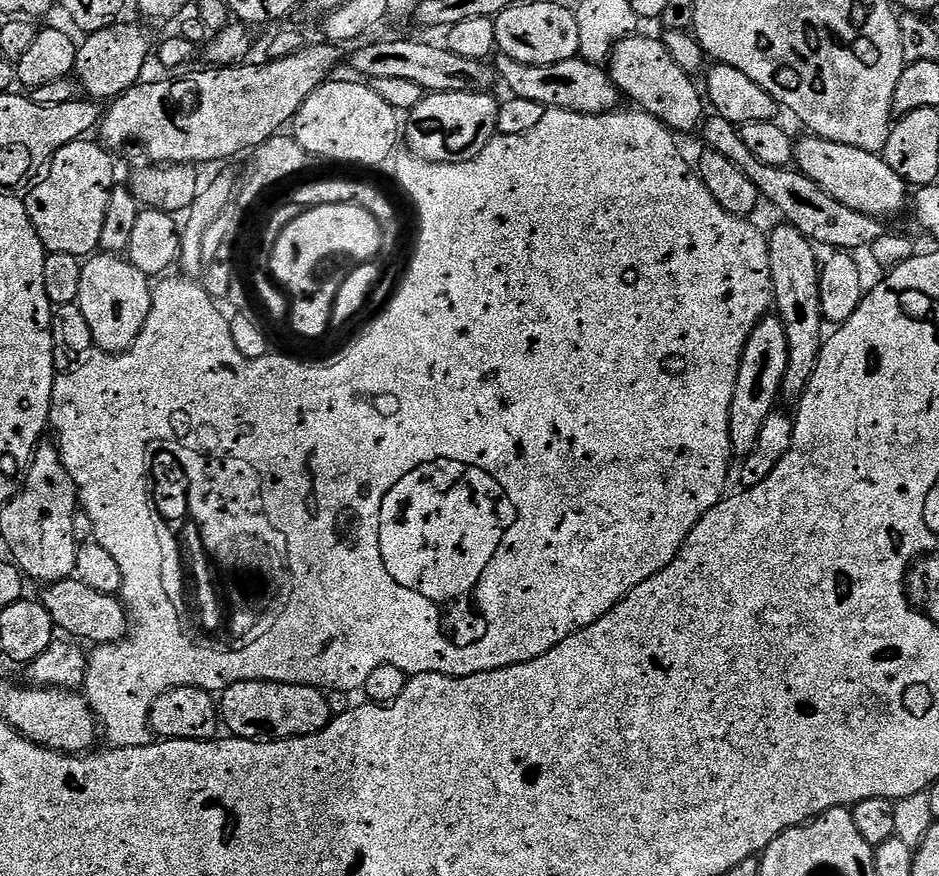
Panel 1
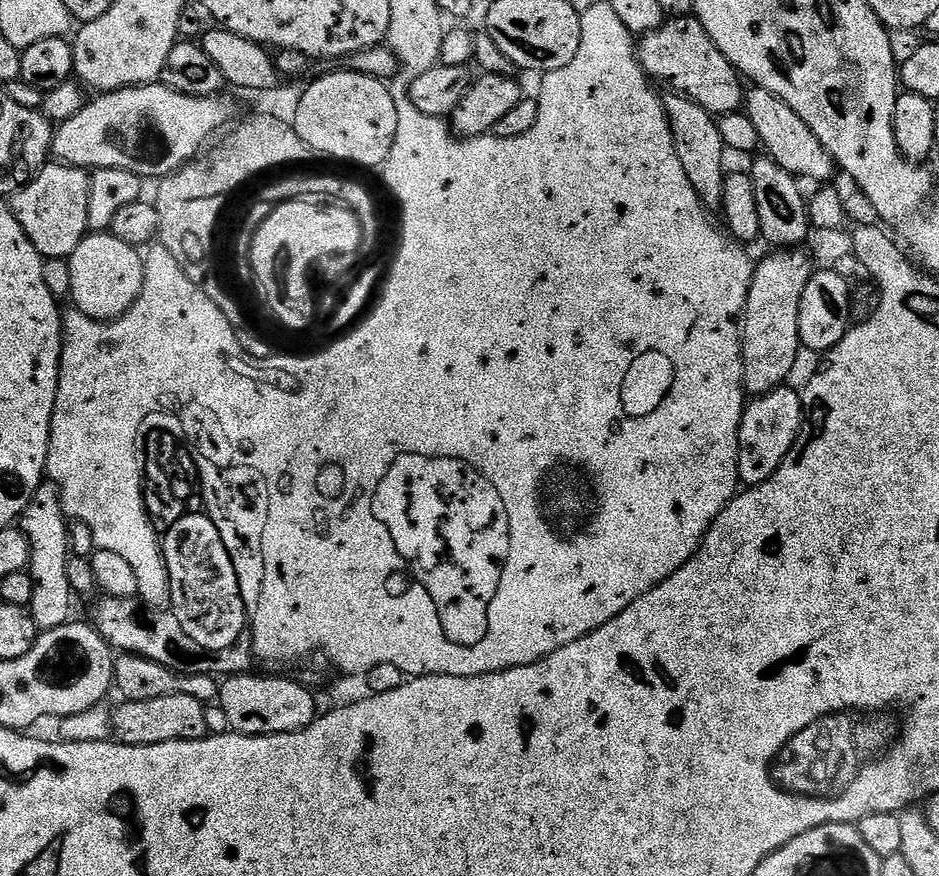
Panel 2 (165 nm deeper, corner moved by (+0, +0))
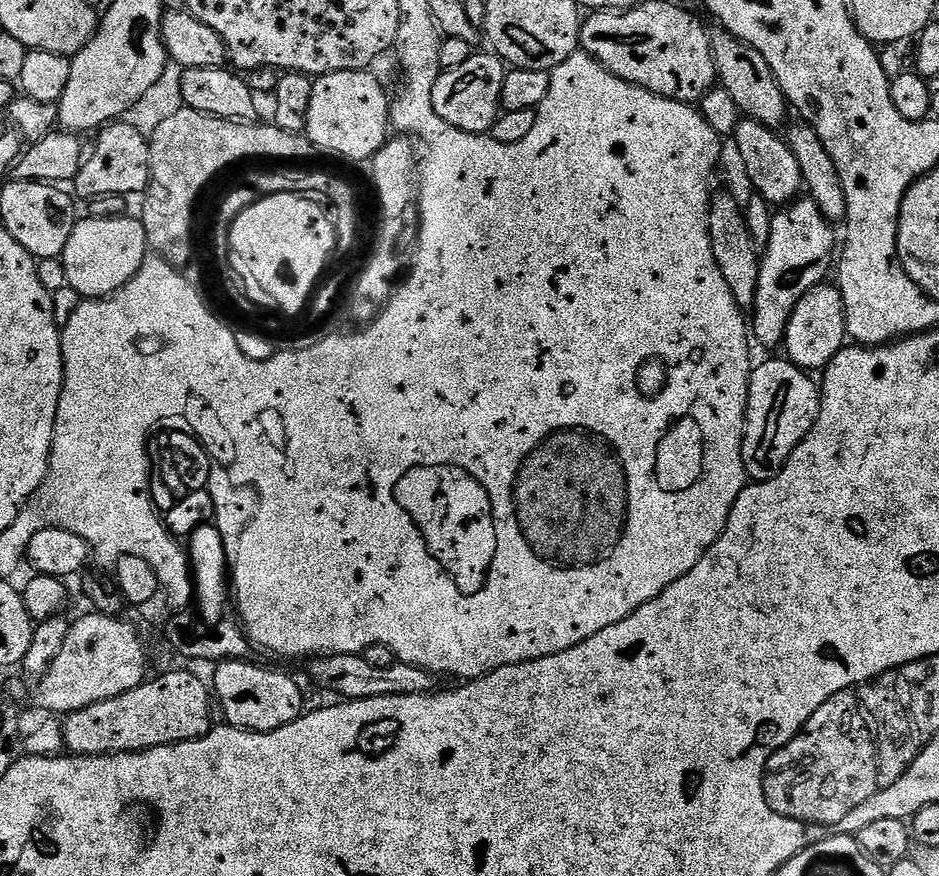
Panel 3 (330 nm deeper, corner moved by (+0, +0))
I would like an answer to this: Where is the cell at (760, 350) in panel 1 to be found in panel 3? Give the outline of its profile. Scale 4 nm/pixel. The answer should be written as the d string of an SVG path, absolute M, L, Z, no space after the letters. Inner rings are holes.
M811 198L797 199L773 215L770 242L767 248L763 249L760 262L758 294L755 305L750 312L750 332L755 343L757 340L760 344L783 345L788 323L794 314L794 306L798 306L798 302L810 290L814 290L819 284L823 284L829 279L828 271L831 268L833 271L834 253L838 248L838 236L832 233L832 228L833 225L822 214L822 210L818 210L818 206Z

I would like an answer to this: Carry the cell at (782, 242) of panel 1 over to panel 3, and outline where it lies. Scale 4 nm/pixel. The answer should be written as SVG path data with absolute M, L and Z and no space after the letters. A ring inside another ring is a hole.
M741 119L736 127L734 143L740 160L744 163L744 172L755 191L770 206L788 206L805 191L804 175L794 158L791 146L777 131L767 128L762 122ZM800 192L800 193L799 193ZM780 204L780 205L776 205Z

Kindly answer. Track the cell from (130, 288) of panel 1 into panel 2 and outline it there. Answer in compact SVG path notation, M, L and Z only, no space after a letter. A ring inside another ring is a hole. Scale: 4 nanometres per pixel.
M89 234L74 250L72 256L67 257L72 279L71 303L74 302L75 311L86 314L91 320L111 322L124 316L134 306L138 294L144 285L144 256L137 249L122 242L111 234Z

